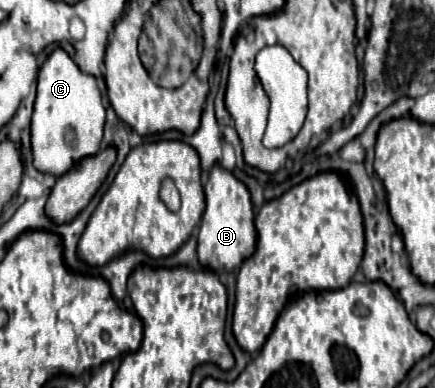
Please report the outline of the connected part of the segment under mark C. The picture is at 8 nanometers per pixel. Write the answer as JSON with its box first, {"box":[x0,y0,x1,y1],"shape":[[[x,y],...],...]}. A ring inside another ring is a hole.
{"box":[31,48,105,176],"shape":[[[57,48],[41,66],[37,82],[37,98],[31,120],[31,148],[35,168],[53,176],[65,174],[67,170],[71,170],[71,166],[75,166],[75,162],[79,162],[79,158],[99,152],[103,140],[103,126],[105,108],[95,76],[85,74],[63,48]],[[67,128],[75,130],[75,148],[67,146],[63,140],[63,132]]]}

